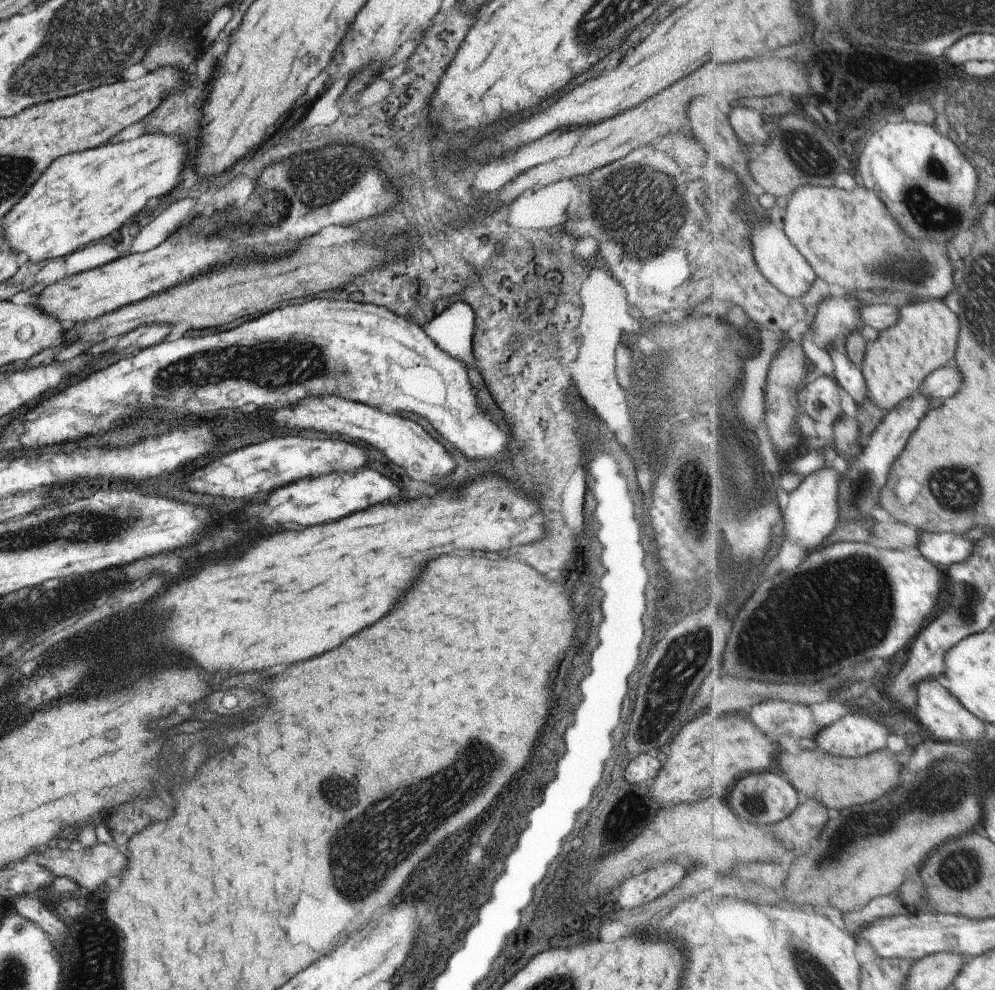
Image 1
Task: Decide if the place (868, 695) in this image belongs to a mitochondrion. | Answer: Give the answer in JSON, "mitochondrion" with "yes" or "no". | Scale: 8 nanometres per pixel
{"mitochondrion":"yes"}

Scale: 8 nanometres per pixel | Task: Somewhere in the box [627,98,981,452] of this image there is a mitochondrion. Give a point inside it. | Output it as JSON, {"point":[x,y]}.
{"point":[933,216]}

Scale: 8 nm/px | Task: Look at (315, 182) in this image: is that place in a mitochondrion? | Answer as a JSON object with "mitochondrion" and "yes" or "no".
{"mitochondrion":"yes"}

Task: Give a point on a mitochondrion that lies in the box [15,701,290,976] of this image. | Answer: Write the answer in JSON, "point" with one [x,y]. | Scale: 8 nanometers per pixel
{"point":[97,937]}

